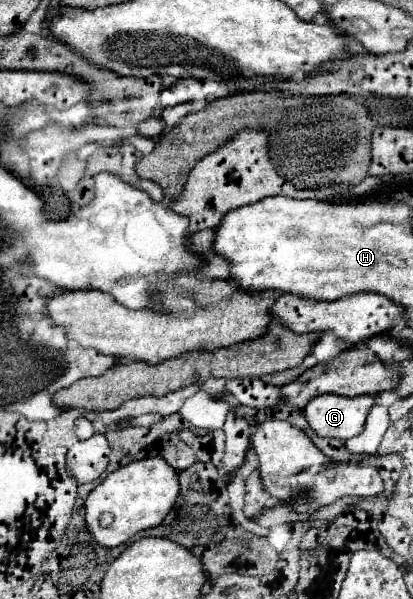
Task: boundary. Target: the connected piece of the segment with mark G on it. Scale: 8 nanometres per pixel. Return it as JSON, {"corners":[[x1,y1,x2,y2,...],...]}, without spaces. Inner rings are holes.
{"corners":[[324,394,312,398,302,414,318,436,348,440,364,430,364,422,372,406,374,396,370,394,354,398]]}

